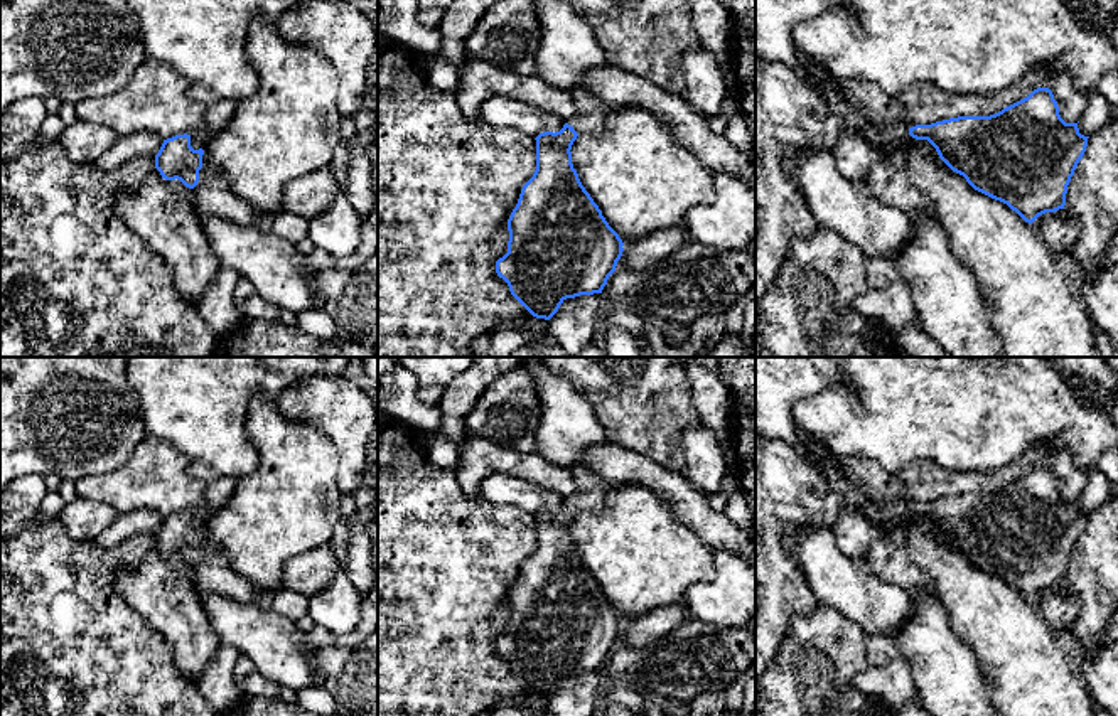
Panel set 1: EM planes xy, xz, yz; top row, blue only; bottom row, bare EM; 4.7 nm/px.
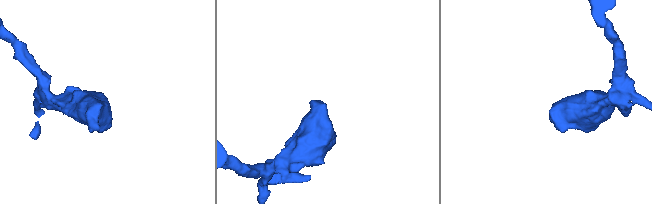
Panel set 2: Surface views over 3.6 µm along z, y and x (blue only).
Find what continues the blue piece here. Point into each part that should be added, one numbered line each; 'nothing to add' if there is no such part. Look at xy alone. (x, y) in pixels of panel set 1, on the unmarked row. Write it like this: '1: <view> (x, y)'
1: xy (213, 573)

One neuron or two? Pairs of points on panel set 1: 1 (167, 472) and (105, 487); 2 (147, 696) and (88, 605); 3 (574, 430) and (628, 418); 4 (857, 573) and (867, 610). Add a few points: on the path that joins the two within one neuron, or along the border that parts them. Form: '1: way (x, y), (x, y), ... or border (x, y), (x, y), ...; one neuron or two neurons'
1: way (152, 477), (130, 487), (120, 487); one neuron
2: way (125, 674), (88, 637), (88, 627); one neuron
3: border (577, 390), (592, 406), (611, 442); two neurons
4: way (857, 582), (857, 593), (865, 602); one neuron

